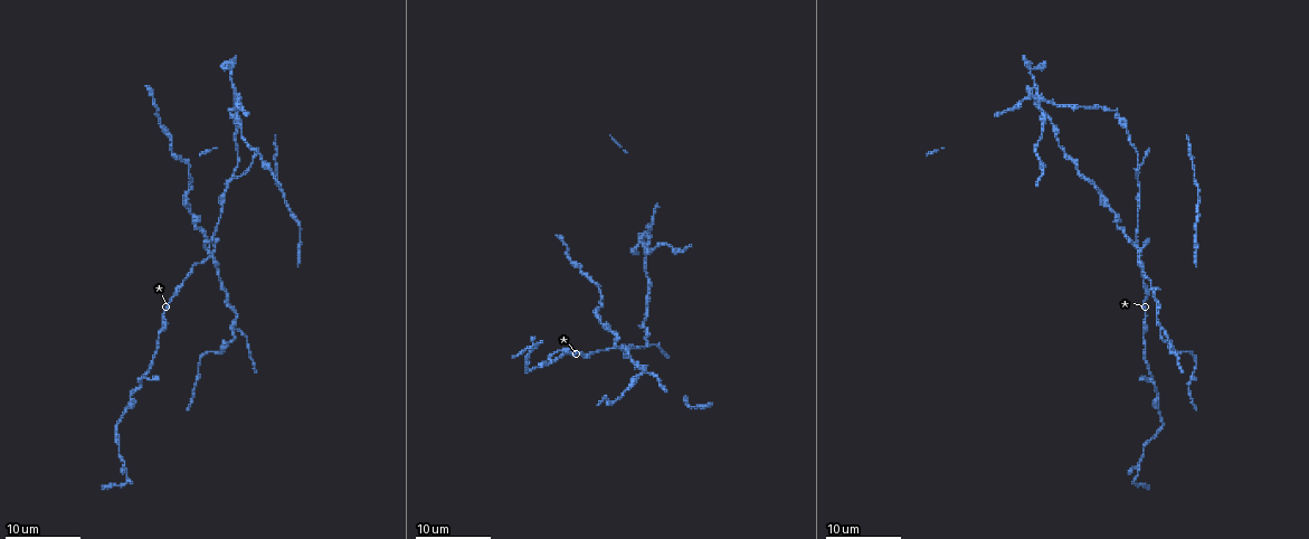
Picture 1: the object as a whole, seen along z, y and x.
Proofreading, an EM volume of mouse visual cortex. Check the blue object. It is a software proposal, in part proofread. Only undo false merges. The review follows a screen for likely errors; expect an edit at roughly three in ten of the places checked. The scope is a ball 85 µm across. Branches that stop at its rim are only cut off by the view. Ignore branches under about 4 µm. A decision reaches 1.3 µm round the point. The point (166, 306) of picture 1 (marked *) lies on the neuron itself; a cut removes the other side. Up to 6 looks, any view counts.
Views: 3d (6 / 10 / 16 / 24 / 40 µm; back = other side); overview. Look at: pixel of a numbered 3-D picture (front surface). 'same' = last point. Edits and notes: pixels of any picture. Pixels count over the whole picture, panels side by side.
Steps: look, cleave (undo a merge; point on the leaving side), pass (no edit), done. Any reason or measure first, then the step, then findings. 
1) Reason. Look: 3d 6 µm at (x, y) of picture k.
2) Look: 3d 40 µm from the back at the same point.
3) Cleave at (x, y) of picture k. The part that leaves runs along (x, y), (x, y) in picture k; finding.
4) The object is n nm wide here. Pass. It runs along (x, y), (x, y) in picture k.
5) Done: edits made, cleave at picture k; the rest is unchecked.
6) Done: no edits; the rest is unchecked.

A fork. Look: 3d 24 µm at (235, 177) of picture 1.

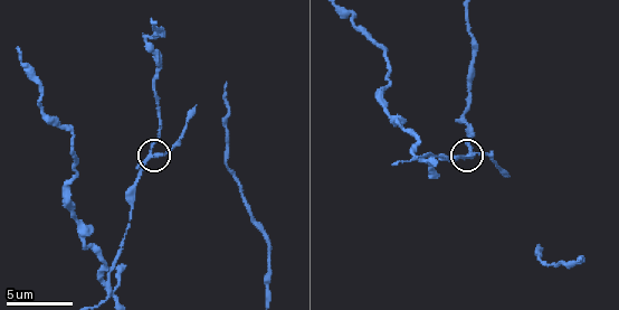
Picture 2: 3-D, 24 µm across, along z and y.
Closer look. Look: 3d 6 µm at (155, 153) of picture 2.

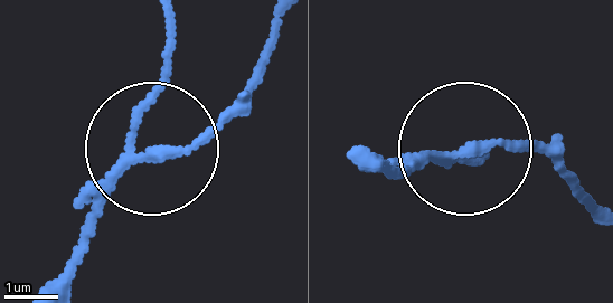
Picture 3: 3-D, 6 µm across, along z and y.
The object is 170 nm wide here. Cleave at (181, 148) of picture 3. The part that leaves runs along (115, 173), (178, 151), (244, 85), (275, 18) in picture 3; a second neuron is stuck on.

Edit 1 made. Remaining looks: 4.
Thick turns thin. Look: 3d 16 µm at (461, 121) of picture 2.

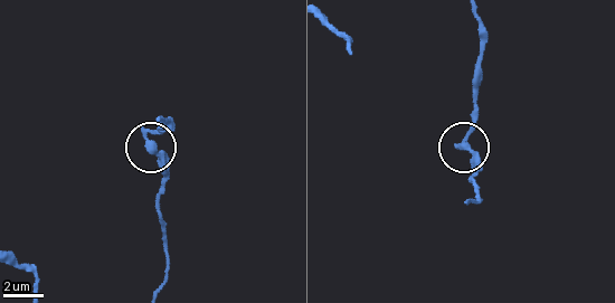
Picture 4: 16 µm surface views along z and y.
Other side. Look: 3d 16 µm from the back at (465, 148) of picture 4.

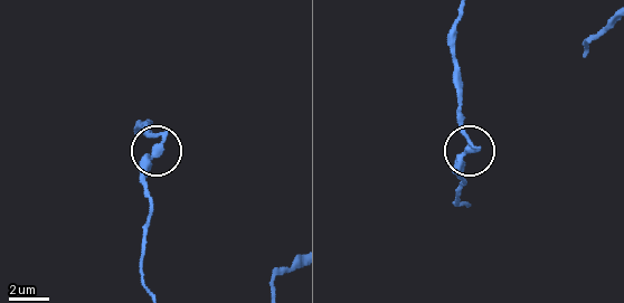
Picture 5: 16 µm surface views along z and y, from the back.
Cleave at (147, 136) of picture 5. The part that leaves runs along (474, 147), (456, 103), (460, 13) in picture 5; two neurons meet here.

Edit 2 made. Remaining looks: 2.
Four or more arms meet. Look: 3d 16 µm at (106, 284) of picture 2.

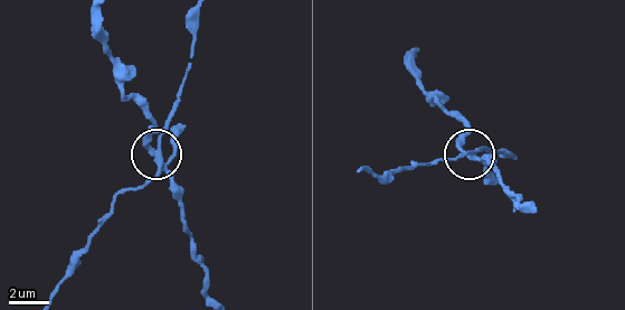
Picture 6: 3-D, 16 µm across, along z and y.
The object is 250 nm wide here. Cleave at (173, 140) of picture 6. The part that leaves runs along (160, 161), (192, 240), (206, 290) in picture 6; a second neuron is stuck on.

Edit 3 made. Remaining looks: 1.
Done: edits made, cleave at picture 3, cleave at picture 5, cleave at picture 6; the rest is unchecked.

